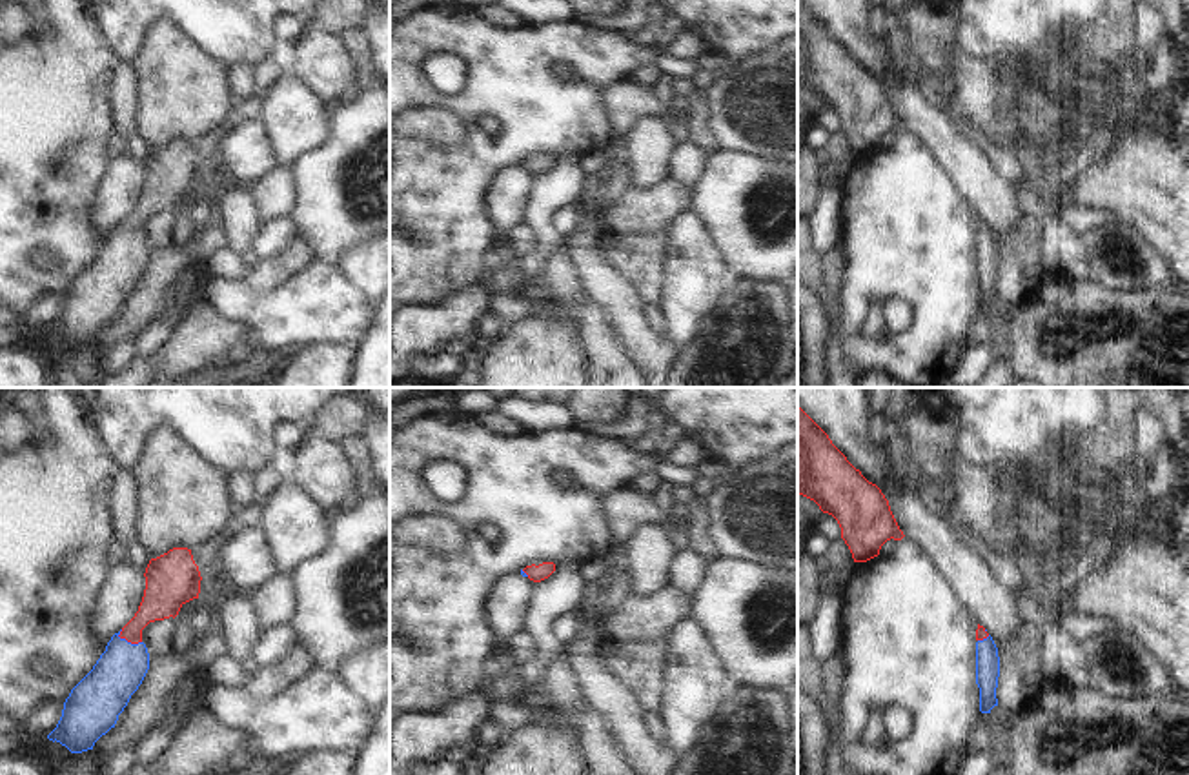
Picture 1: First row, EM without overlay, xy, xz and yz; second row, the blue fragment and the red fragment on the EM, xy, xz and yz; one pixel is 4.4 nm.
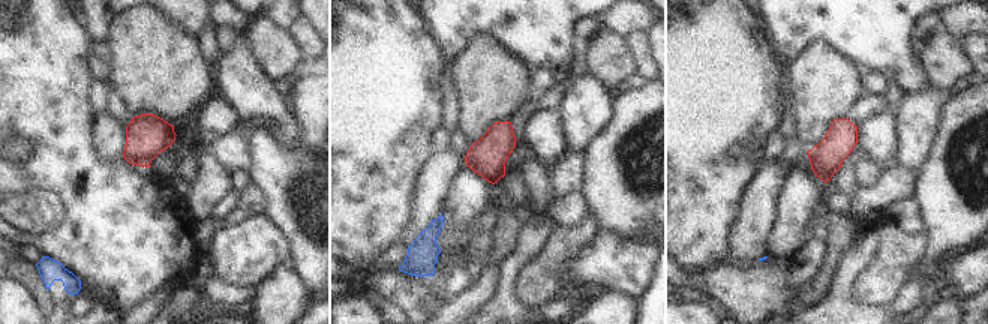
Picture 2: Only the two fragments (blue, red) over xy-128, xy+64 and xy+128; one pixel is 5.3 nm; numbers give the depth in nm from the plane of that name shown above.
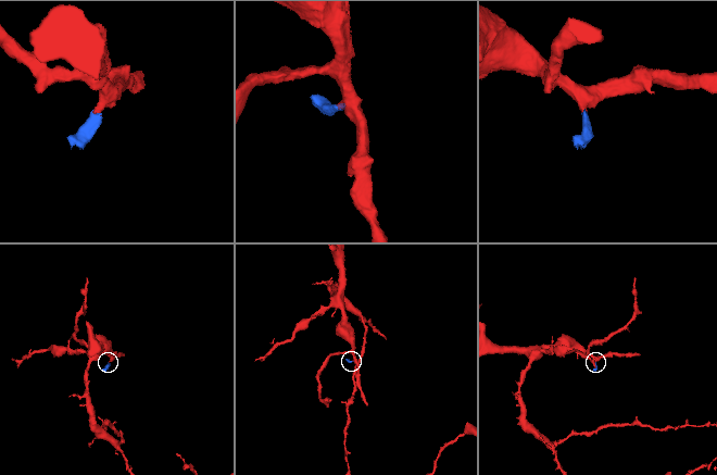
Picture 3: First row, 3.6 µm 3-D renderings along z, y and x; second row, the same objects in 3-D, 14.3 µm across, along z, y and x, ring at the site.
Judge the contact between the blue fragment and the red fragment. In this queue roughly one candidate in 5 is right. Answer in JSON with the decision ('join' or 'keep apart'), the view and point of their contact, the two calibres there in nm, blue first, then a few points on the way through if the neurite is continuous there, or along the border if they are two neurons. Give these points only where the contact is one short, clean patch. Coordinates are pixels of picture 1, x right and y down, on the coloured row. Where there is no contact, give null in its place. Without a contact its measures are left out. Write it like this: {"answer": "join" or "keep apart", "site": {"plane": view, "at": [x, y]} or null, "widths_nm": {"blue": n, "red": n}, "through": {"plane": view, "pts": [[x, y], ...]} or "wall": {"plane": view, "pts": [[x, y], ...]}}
{"answer": "join", "site": {"plane": "xy", "at": [130, 643]}, "widths_nm": {"blue": 220, "red": 180}, "through": {"plane": "xy", "pts": [[104, 692], [124, 664], [130, 643], [132, 630], [162, 597]]}}

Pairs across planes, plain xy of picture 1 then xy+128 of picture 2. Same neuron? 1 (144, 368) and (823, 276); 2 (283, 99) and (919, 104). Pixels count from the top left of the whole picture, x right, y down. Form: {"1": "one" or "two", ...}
{"1": "one", "2": "one"}

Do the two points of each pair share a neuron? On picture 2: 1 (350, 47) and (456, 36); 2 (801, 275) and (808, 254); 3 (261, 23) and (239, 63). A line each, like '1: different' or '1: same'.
1: different
2: same
3: different

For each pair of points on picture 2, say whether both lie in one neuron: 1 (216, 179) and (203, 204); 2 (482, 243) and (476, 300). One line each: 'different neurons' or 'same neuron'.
1: same neuron
2: different neurons

